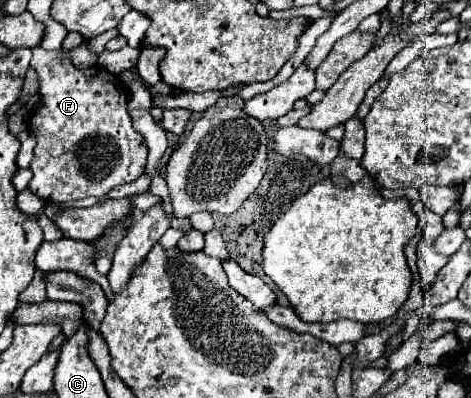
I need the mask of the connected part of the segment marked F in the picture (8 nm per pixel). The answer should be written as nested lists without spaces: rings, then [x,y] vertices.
[[[41,46],[33,48],[31,66],[37,72],[41,96],[39,106],[29,114],[27,120],[31,134],[35,134],[37,138],[35,154],[29,166],[29,170],[33,172],[33,180],[29,182],[31,192],[45,202],[81,200],[87,196],[101,198],[115,186],[137,180],[145,172],[147,144],[145,138],[133,128],[131,116],[127,112],[127,89],[120,78],[101,66],[79,70],[71,64],[71,58],[65,50],[47,52]]]

